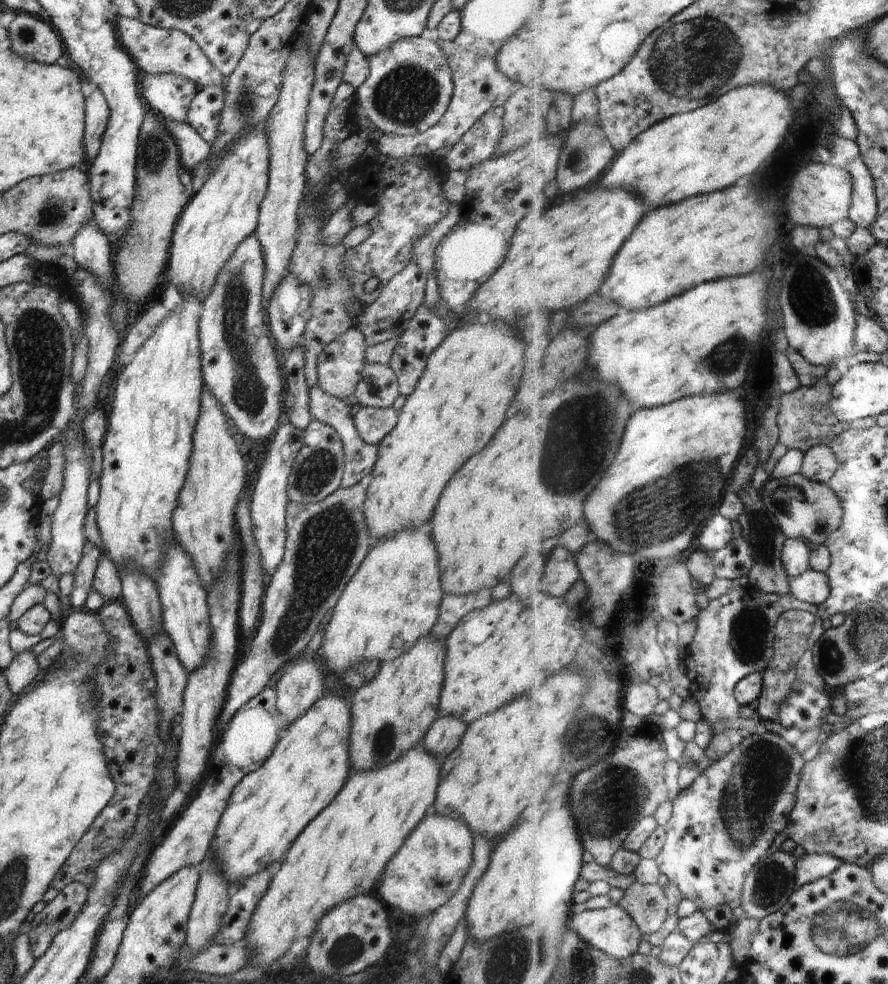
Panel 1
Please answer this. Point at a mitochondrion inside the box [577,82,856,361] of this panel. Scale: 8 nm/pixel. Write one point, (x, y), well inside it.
(813, 302)

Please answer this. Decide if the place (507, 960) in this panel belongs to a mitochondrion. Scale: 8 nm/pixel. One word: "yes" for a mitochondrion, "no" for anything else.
yes

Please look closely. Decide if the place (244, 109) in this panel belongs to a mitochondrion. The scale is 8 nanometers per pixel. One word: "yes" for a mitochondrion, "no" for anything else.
yes

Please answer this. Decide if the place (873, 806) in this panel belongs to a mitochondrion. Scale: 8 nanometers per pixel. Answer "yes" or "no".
yes

